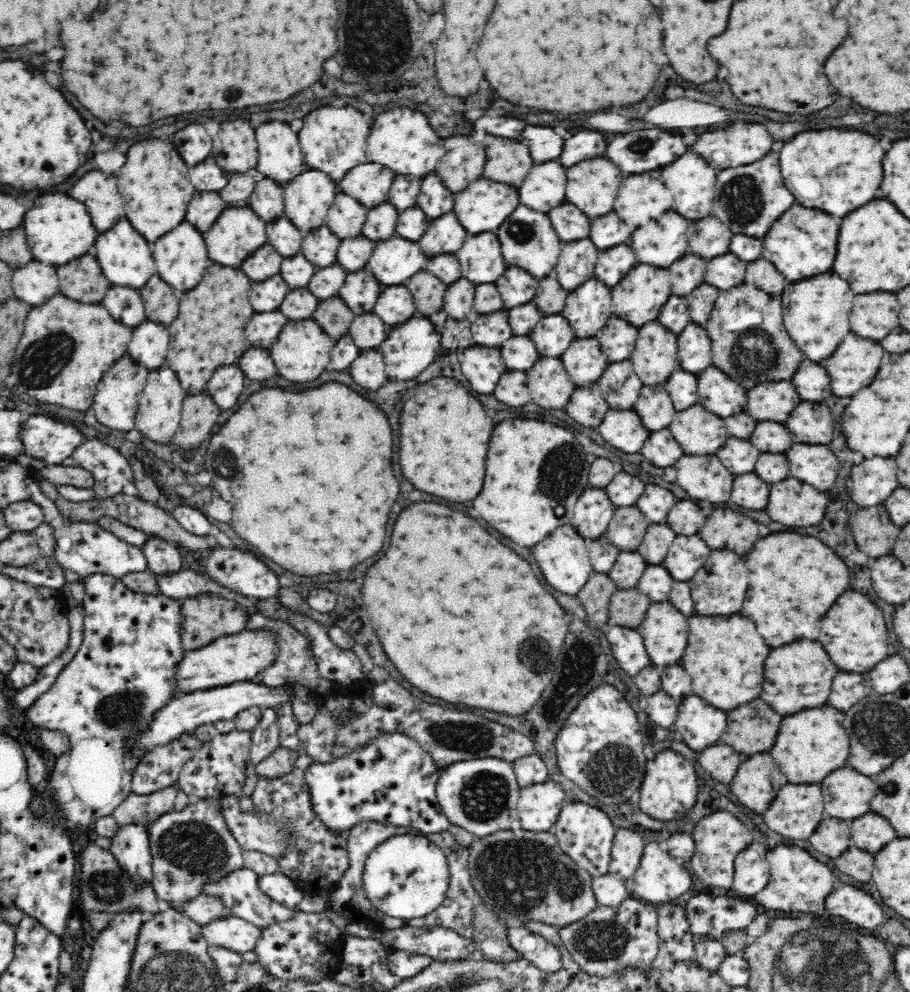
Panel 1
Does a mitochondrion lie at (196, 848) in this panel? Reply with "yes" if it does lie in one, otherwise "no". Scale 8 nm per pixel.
yes

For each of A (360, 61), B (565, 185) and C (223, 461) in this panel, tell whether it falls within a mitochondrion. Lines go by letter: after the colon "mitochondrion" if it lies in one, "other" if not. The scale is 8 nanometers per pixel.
A: mitochondrion
B: other
C: mitochondrion

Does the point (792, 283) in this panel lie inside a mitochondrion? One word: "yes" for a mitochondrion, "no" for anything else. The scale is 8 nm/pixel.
no

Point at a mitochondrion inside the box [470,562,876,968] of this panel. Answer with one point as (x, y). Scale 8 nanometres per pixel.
(517, 875)

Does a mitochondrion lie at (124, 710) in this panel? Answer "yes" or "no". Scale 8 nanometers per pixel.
yes

